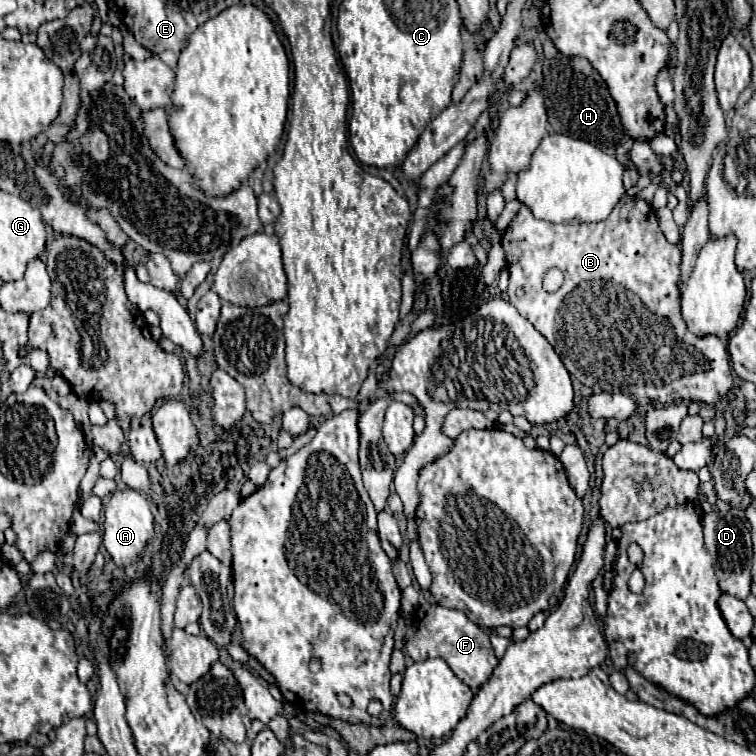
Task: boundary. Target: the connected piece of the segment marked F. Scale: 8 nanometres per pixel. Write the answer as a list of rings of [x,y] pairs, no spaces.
[[[425,603],[419,609],[419,619],[417,619],[415,635],[407,635],[405,649],[419,653],[419,659],[441,657],[451,667],[451,671],[461,681],[465,681],[473,691],[477,691],[483,683],[489,681],[493,669],[499,663],[497,657],[493,655],[487,629],[481,629],[479,625],[469,621],[465,617],[465,613],[461,613],[457,609],[441,607],[437,603],[433,603],[433,605]]]

